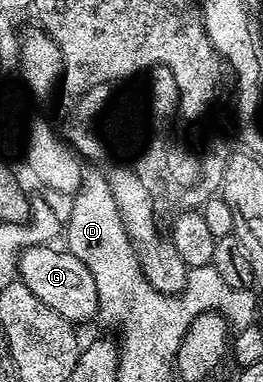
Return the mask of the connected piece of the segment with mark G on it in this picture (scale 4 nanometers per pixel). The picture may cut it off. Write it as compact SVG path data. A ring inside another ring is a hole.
M36 245L20 254L19 279L37 298L42 298L50 310L62 314L74 326L81 326L87 320L96 320L100 311L98 286L94 286L94 274L86 270L84 263L73 252L61 250L56 246Z

